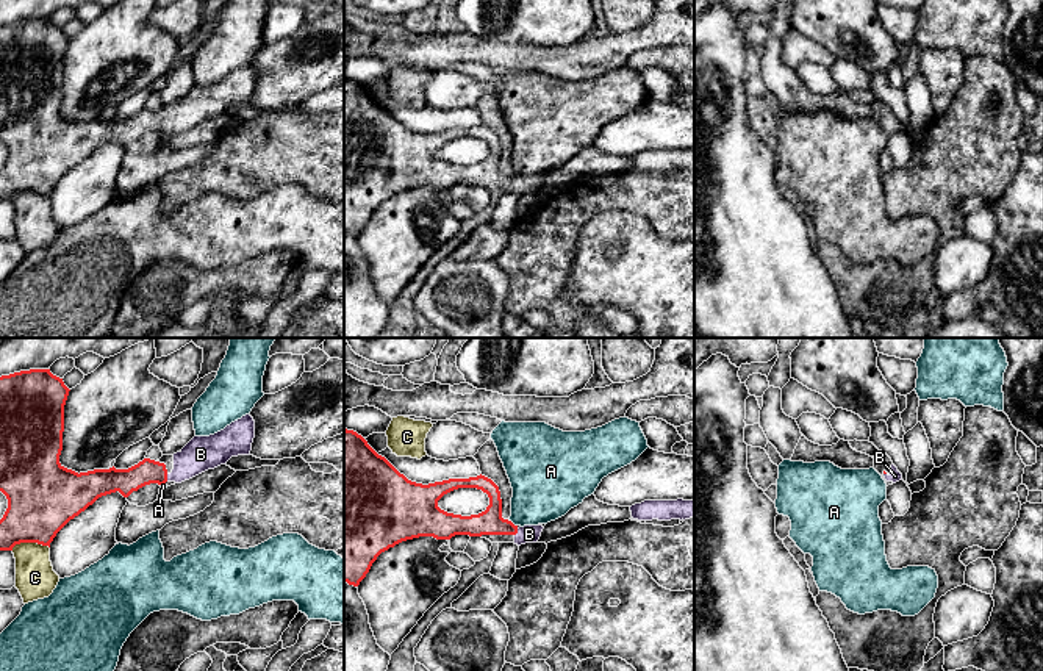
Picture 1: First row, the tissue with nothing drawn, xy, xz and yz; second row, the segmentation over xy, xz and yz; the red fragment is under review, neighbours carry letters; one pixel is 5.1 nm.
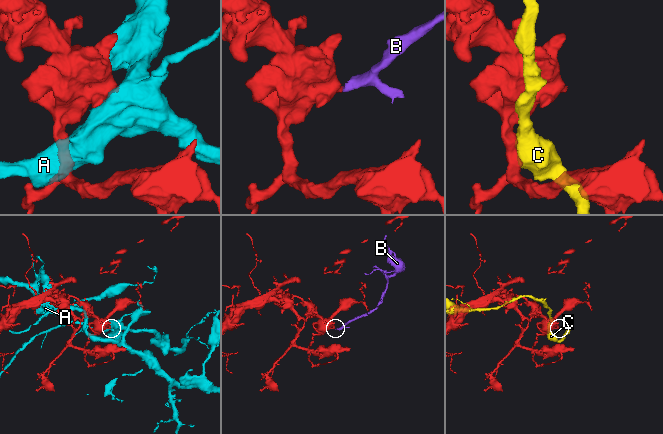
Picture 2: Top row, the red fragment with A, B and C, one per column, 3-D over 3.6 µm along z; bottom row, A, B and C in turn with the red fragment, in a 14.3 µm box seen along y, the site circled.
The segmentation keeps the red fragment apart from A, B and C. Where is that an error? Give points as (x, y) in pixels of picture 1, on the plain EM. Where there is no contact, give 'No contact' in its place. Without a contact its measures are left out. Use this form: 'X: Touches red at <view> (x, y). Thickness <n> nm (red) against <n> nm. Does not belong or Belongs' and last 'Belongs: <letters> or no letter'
A: Touches red at xz (510, 171). Thickness 130 nm (red) against 340 nm. Does not belong
B: Touches red at xy (166, 127). Thickness 130 nm (red) against 180 nm. Belongs
C: Touches red at xy (30, 191). Thickness 360 nm (red) against 200 nm. Does not belong
Belongs: B

